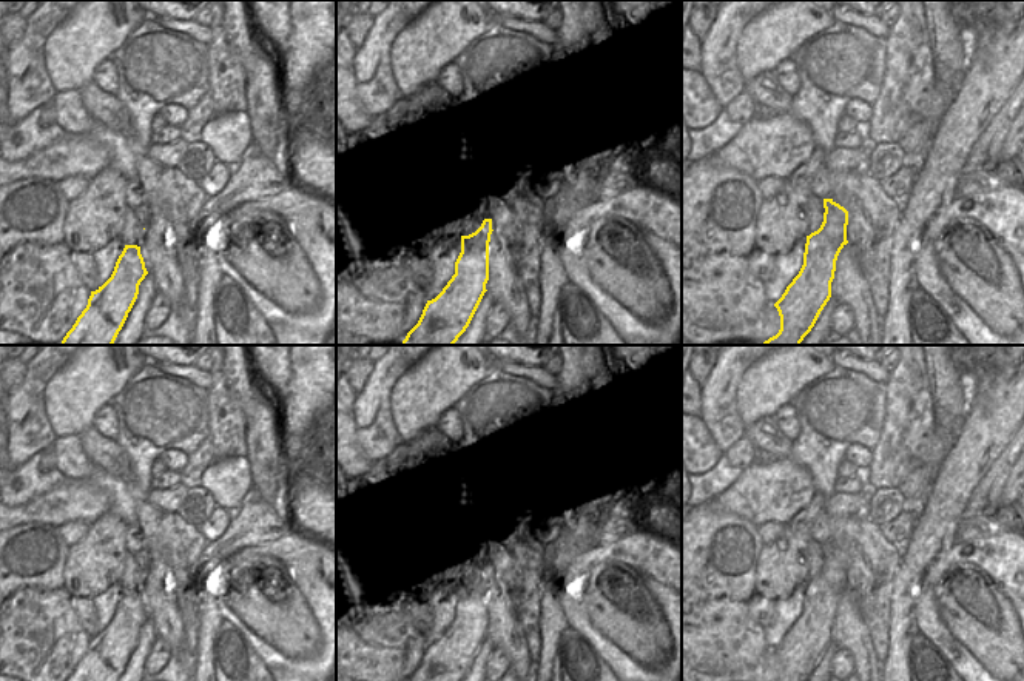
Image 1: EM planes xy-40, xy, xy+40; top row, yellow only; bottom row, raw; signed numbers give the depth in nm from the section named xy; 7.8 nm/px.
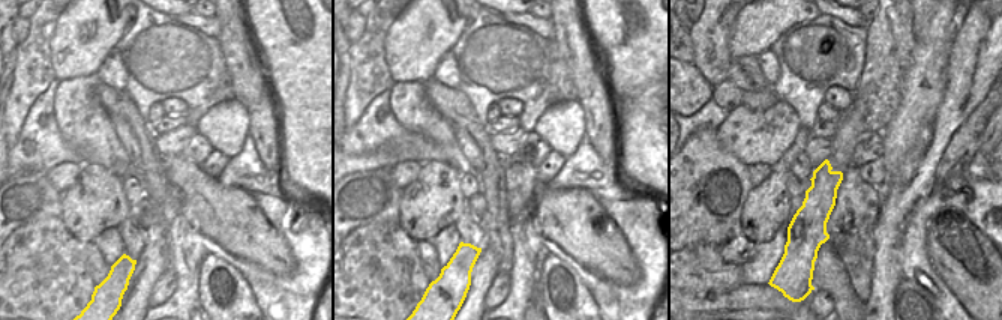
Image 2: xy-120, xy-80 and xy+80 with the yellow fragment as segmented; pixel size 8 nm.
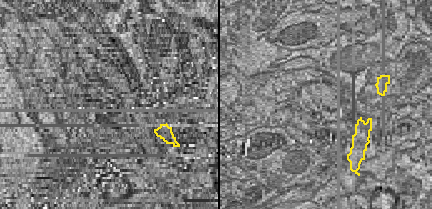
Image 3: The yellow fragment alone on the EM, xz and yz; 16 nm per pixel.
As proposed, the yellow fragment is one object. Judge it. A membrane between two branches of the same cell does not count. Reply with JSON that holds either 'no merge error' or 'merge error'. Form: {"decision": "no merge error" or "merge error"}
{"decision": "merge error"}

